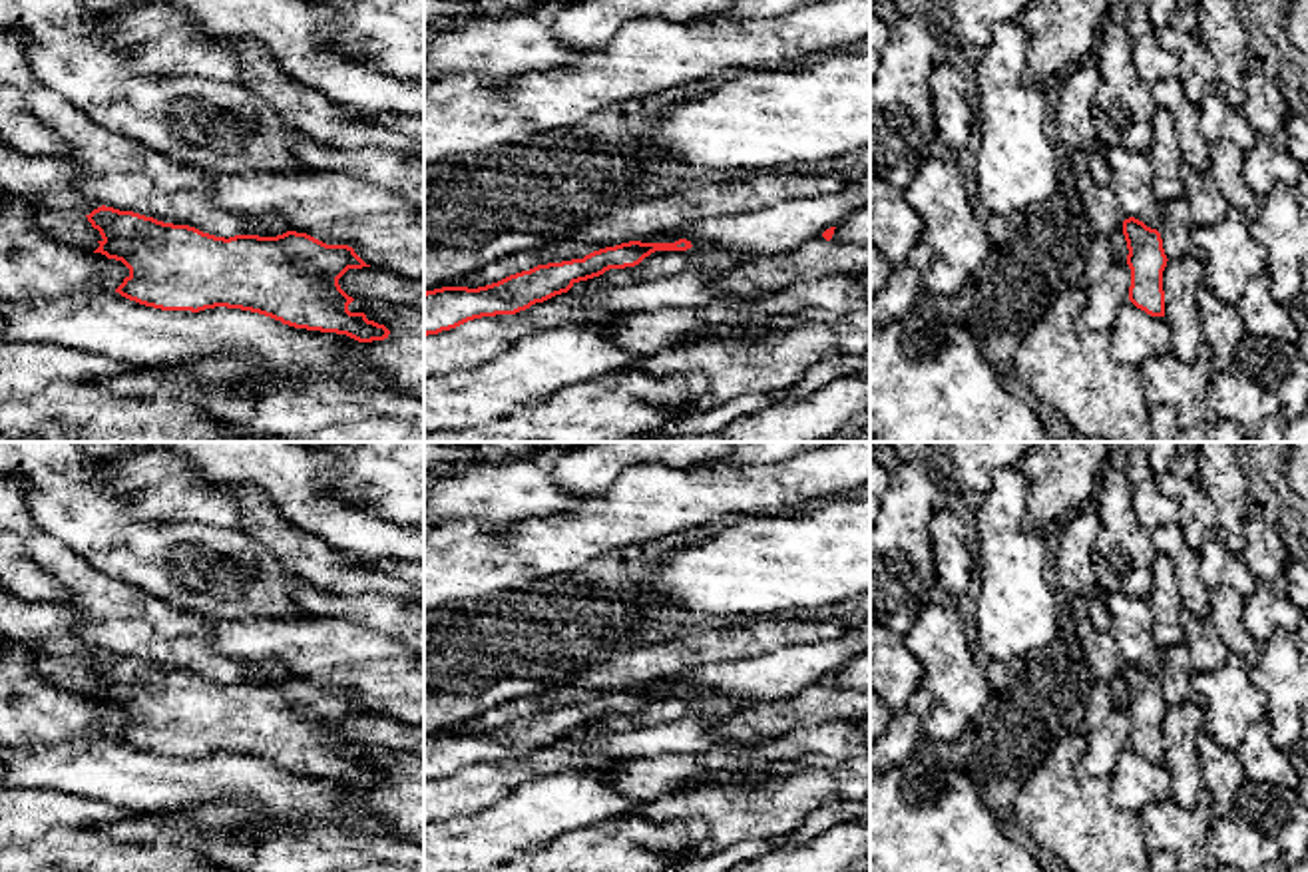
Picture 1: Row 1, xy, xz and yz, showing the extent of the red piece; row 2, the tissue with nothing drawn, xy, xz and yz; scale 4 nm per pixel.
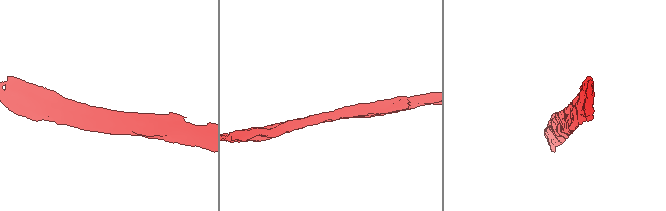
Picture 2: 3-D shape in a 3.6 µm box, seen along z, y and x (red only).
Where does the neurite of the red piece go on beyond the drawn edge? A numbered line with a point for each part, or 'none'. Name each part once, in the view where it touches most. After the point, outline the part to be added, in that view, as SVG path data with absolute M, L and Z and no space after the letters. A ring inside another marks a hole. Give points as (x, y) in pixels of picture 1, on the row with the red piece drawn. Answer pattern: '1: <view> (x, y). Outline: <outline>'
none

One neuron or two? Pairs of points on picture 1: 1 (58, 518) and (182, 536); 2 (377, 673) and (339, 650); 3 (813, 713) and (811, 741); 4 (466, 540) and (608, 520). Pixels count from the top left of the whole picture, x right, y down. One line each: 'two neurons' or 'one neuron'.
1: one neuron
2: one neuron
3: two neurons
4: one neuron

